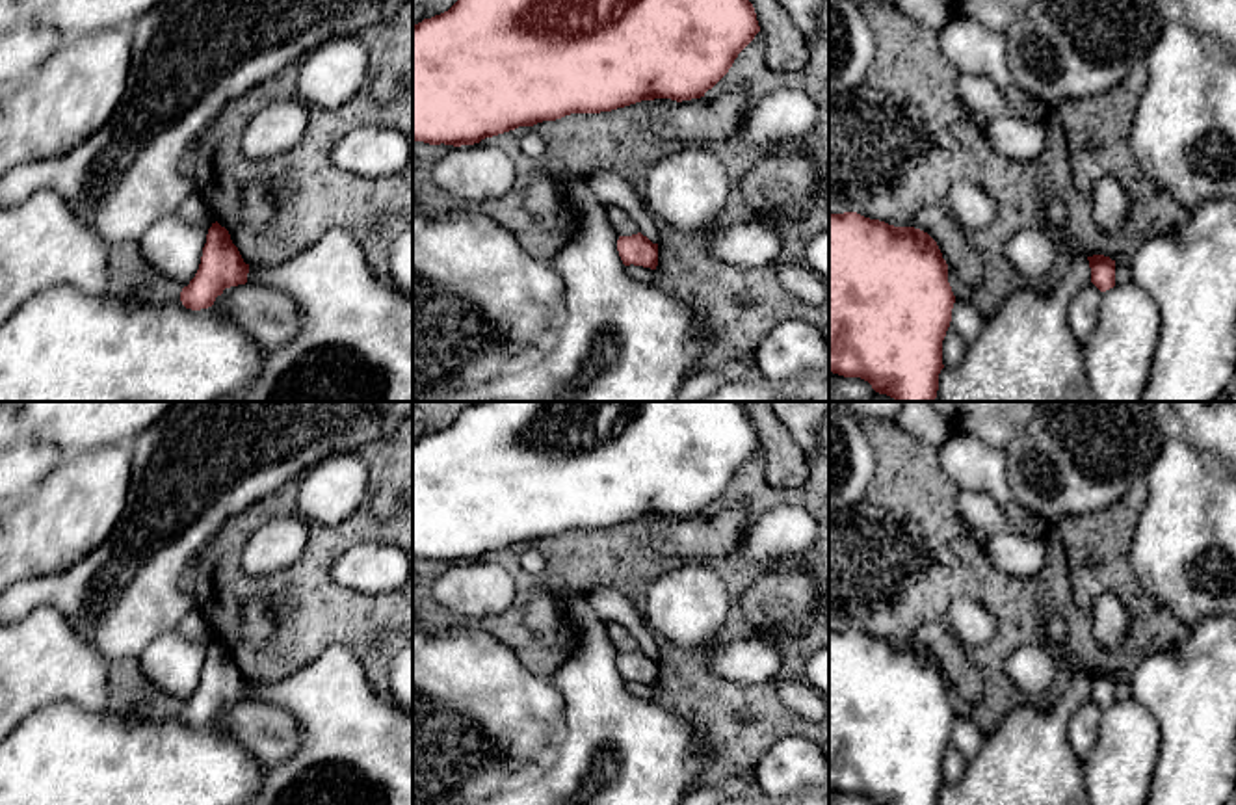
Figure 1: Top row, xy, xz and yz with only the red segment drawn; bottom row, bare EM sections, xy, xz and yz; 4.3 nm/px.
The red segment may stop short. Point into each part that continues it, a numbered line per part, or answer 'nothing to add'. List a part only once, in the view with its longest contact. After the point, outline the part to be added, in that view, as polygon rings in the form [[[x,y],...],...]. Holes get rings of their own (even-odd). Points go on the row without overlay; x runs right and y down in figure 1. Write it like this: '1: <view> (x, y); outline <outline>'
nothing to add

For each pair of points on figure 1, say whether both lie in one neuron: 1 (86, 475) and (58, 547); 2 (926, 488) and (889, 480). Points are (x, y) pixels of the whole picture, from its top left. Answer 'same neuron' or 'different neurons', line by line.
1: same neuron
2: same neuron

